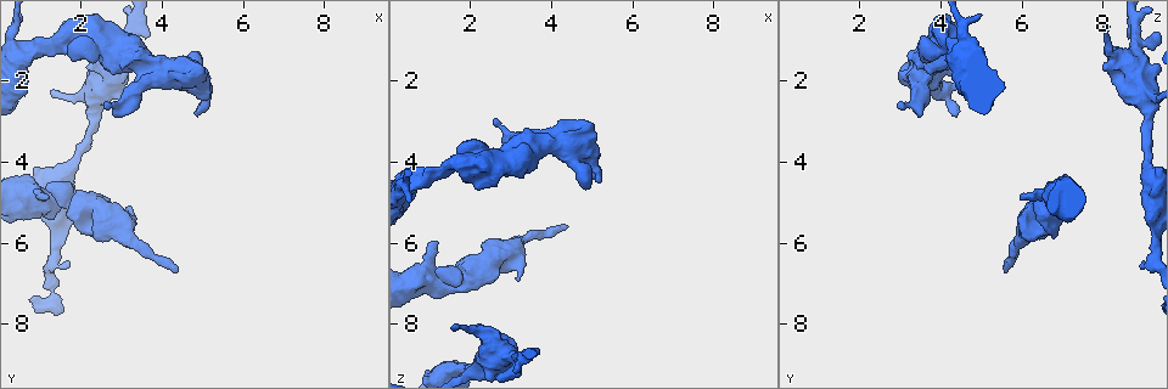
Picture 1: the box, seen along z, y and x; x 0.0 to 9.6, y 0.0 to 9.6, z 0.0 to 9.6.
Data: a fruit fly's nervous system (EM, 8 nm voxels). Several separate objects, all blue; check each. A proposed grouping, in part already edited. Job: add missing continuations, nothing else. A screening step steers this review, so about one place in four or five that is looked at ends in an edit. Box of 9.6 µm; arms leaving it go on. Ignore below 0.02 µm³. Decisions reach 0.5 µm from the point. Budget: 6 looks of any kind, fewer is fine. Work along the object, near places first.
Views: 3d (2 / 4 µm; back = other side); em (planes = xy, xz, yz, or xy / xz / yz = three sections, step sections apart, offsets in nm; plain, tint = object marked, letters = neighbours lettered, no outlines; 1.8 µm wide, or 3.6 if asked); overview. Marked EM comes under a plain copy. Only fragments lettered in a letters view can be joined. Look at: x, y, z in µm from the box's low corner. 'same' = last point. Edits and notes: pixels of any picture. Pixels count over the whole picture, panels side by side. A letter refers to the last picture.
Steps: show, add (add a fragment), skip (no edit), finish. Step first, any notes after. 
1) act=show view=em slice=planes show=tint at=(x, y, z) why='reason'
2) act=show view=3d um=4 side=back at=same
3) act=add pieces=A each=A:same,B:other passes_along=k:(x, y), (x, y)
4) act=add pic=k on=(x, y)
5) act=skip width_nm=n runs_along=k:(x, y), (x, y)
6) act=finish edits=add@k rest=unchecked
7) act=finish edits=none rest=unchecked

act=show view=em slice=yz step=16 show=tint at=(3.15, 5.15, 6.90) why='an open end'

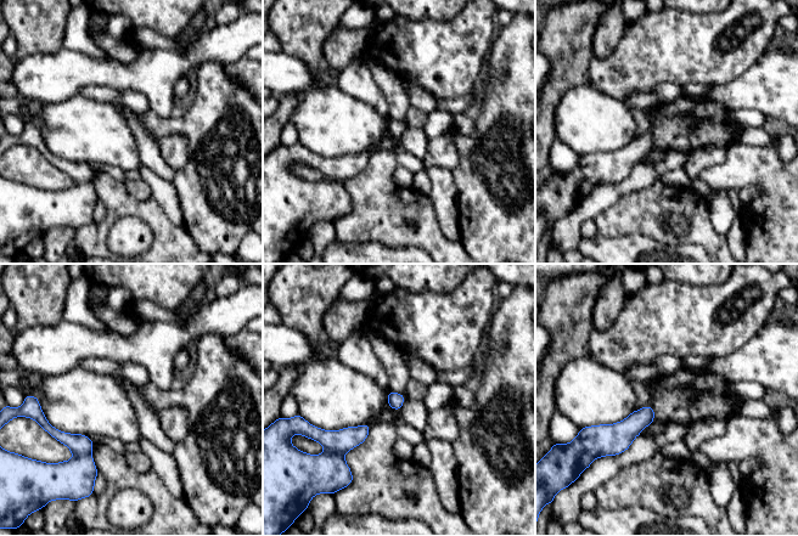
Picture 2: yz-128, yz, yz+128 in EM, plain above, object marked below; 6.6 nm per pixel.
act=show view=em slice=planes show=letters at=same

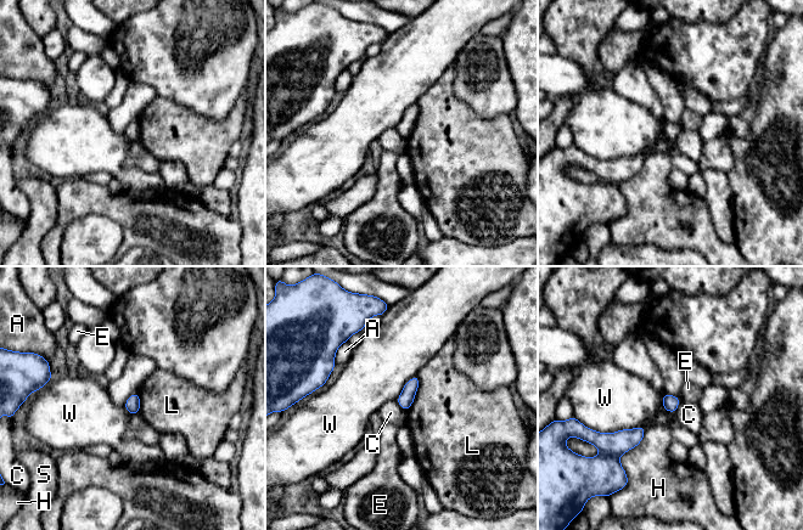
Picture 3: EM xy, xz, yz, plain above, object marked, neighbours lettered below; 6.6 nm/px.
act=skip longest_contact=W:340nm each=A:other,C:other,E:other,H:other,L:other,S:other,W:other border=3:(663, 392), (680, 399), (675, 412) found='no lettered fragment goes on from it'

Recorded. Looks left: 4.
act=show view=3d um=2 at=(4.45, 6.65, 5.55) why='branch stops here'

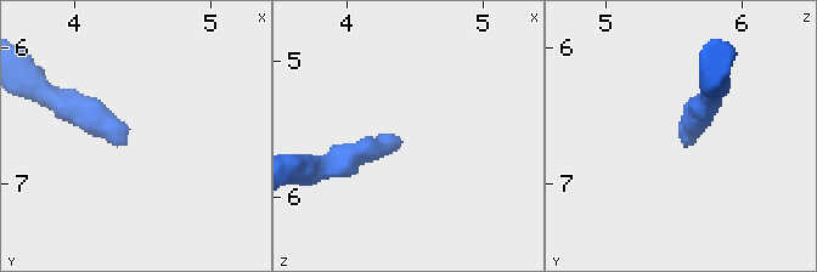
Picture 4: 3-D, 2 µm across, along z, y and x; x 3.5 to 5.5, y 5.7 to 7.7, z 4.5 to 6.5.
act=show view=em slice=planes show=letters at=(4.40, 6.70, 5.60)

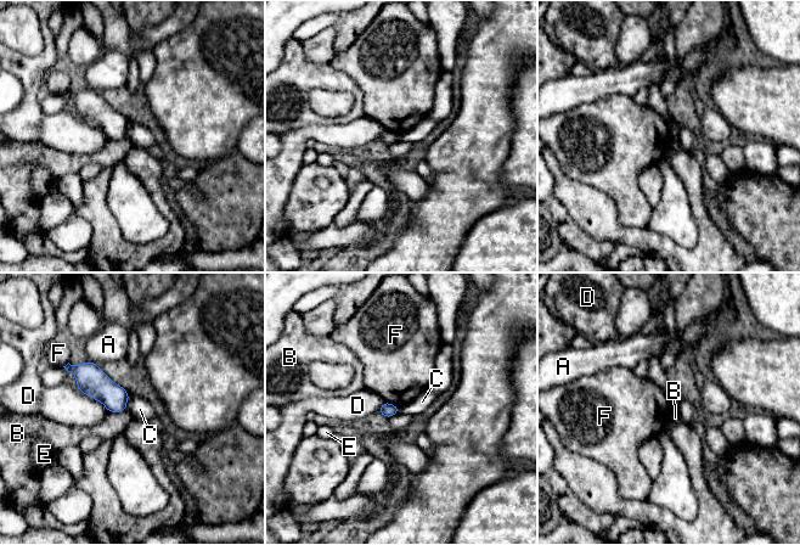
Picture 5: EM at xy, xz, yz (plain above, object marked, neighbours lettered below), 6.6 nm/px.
act=skip each=A:other,B:other,C:other,D:other,E:other,F:other border=5:(130, 397), (125, 410) found='none of them fits'

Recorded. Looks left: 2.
act=finish edits=none rest=unchecked

